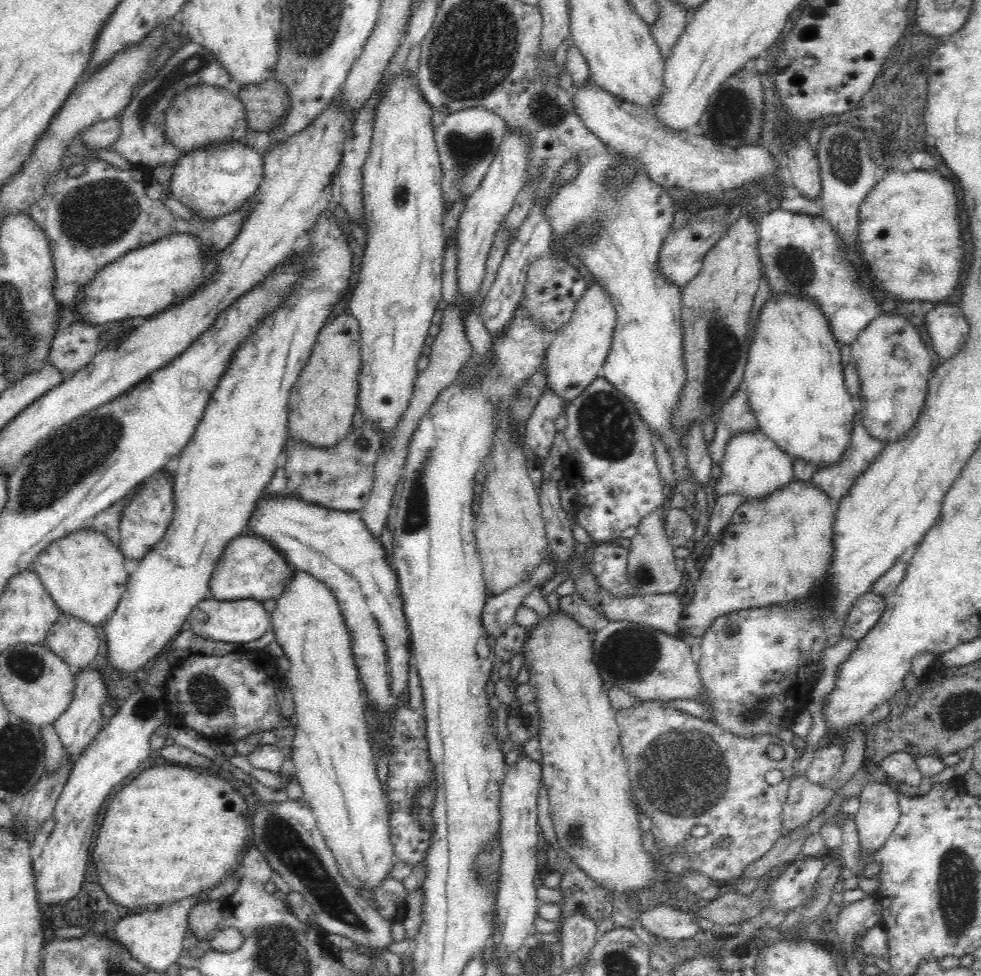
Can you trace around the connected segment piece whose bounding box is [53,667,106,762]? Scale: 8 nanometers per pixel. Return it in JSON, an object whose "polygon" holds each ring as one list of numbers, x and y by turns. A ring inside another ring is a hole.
{"polygon":[[97,669,80,671,75,675,75,689,72,702,68,708,53,722,54,730,60,737,62,749,64,749,63,759,74,762,83,750,92,742,93,738,102,730,102,705,106,698,106,685,100,677]]}

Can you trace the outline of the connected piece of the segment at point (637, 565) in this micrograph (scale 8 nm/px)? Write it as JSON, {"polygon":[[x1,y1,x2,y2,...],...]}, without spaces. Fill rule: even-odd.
{"polygon":[[666,507,652,512,648,518,644,518,637,526,637,534,631,538,631,545,629,546,629,553,627,556,627,571,632,586,637,588,640,595,651,594,668,594,673,593,679,586,681,586,683,573,676,571,674,567,674,554,672,553,674,547,668,543,668,537,664,532,664,517,662,517,662,510]]}

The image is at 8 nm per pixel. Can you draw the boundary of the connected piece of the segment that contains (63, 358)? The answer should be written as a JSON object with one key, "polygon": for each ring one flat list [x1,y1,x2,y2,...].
{"polygon":[[85,318,62,320,59,324,59,329,55,332,51,342,48,360,55,370,59,370,63,380,70,378,80,372,82,367,88,366,94,355,99,351,99,335,100,328,92,326,92,323]]}

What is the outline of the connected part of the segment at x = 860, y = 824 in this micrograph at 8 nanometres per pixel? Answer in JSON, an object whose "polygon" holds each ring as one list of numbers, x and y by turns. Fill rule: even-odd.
{"polygon":[[874,780,861,790,855,821,862,852,879,850,896,828,901,815,898,795,886,782]]}

